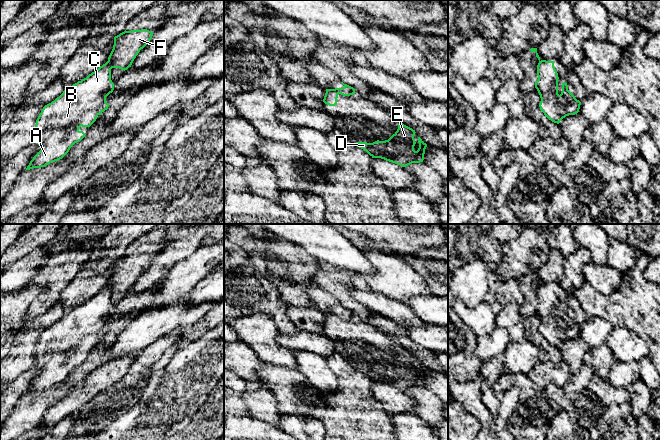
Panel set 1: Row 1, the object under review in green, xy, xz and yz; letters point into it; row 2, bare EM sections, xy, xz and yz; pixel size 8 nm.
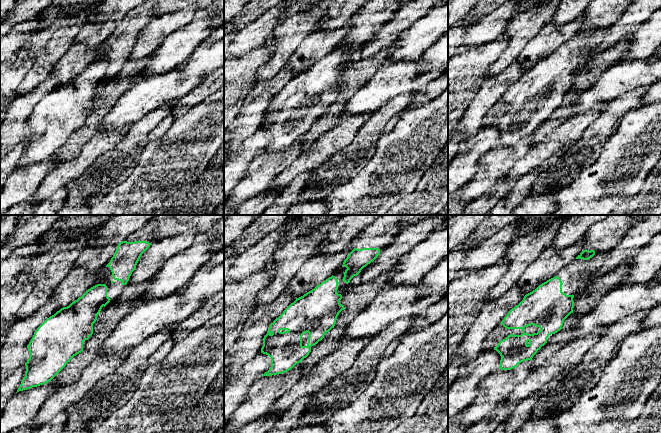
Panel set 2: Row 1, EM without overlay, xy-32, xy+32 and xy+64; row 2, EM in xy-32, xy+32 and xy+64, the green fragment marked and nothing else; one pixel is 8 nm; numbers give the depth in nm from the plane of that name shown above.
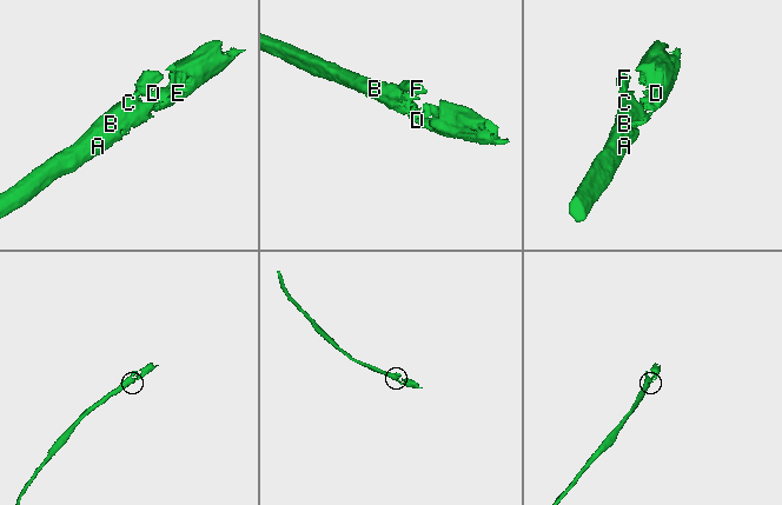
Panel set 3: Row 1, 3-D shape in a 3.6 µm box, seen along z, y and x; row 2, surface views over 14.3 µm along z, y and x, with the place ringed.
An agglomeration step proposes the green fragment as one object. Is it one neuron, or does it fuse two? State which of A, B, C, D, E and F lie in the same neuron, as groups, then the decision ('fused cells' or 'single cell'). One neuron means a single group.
A B C D E / F | fused cells

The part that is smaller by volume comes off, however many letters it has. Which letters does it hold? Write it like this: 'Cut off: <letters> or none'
Cut off: F

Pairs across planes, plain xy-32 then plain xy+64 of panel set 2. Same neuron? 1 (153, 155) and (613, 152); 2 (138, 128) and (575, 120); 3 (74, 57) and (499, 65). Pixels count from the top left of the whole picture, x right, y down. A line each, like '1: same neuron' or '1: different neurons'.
1: same neuron
2: different neurons
3: different neurons

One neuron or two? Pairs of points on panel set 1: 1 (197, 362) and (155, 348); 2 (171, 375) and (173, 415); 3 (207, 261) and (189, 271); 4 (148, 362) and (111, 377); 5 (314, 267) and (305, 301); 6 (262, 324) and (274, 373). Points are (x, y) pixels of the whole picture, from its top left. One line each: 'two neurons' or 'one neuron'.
1: two neurons
2: one neuron
3: one neuron
4: two neurons
5: one neuron
6: two neurons

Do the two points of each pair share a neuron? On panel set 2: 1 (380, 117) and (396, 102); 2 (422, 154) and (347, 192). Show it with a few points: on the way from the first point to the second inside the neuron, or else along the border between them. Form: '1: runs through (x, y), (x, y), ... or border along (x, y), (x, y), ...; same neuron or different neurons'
1: runs through (384, 114), (392, 106); same neuron
2: runs through (403, 161), (372, 192), (366, 192); same neuron

